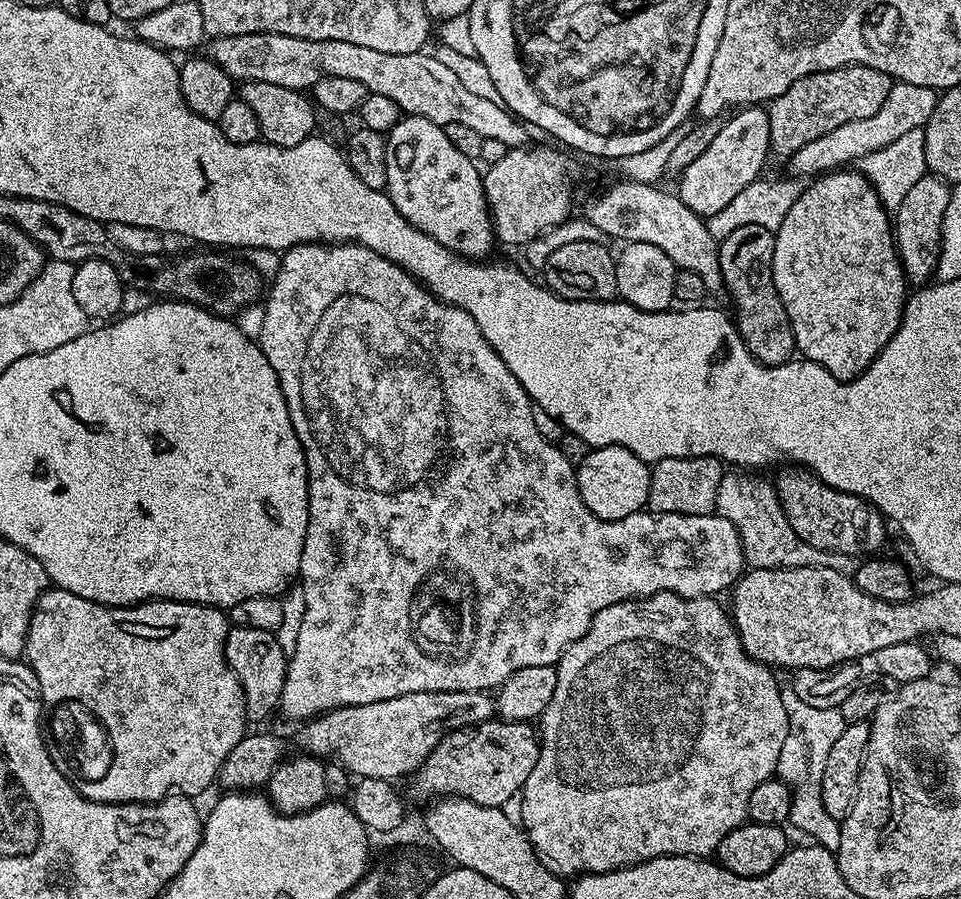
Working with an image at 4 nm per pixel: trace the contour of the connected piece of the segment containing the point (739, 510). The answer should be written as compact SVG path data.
M726 472L718 486L715 511L726 518L739 532L745 563L751 568L828 568L855 577L861 559L842 557L836 552L820 551L817 547L804 543L790 526L788 516L771 486L754 486L743 473Z

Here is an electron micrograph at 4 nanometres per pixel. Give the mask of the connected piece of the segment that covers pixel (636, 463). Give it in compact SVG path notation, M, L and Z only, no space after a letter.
M617 444L593 448L586 458L575 465L576 485L582 502L593 514L603 520L621 520L641 511L648 503L652 469L645 461L638 459L630 450Z

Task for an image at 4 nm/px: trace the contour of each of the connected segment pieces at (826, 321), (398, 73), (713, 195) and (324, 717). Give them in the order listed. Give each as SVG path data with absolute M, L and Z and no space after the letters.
M852 170L828 171L815 177L809 183L802 196L793 203L789 212L785 214L780 228L774 232L776 245L774 246L774 262L772 263L774 286L786 306L786 314L790 318L790 326L794 330L794 338L796 339L796 352L803 359L830 370L830 374L834 374L834 378L838 378L840 381L854 380L872 365L874 357L884 349L886 342L890 342L890 338L898 330L906 299L906 291L904 292L906 277L904 268L900 264L900 256L896 252L896 242L893 229L890 227L889 213L881 204L878 194L873 190L872 184L863 172L859 170L848 171Z
M269 32L218 36L207 48L210 59L222 66L222 70L226 70L236 82L257 80L311 90L324 76L354 78L356 82L362 82L362 86L366 86L369 92L383 94L385 98L398 102L401 113L409 116L424 116L441 126L458 122L484 138L497 139L508 149L522 148L529 143L529 129L503 104L490 102L489 99L467 91L453 71L442 66L433 54L424 50L414 54L382 54L382 50L354 46L354 42L311 40Z
M744 106L733 111L721 123L718 134L714 134L714 142L710 142L710 146L706 146L706 150L702 150L702 154L698 154L698 158L694 158L694 162L690 162L690 166L679 173L680 201L701 218L716 214L729 205L746 186L758 179L768 156L770 122L767 111L760 106Z
M454 690L402 694L382 702L321 712L297 727L300 729L296 732L296 744L301 753L340 764L353 777L396 782L407 772L408 775L415 773L442 737L460 728L473 728L475 724L491 720L495 711L495 699L488 692Z

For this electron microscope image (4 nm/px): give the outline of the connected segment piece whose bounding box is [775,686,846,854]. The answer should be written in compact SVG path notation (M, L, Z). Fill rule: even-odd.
M790 686L781 687L780 693L782 706L786 706L788 736L783 743L775 773L781 781L793 789L789 823L808 835L805 837L821 844L824 849L834 854L841 845L841 823L830 817L822 804L821 778L826 768L827 755L830 754L835 739L842 734L846 723L845 718L836 706L830 708L806 706Z

